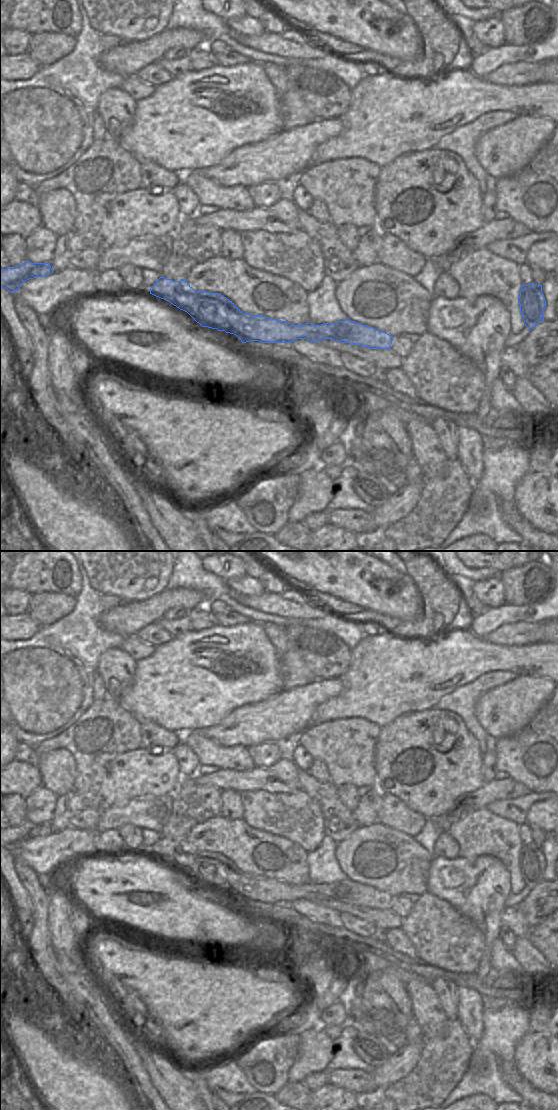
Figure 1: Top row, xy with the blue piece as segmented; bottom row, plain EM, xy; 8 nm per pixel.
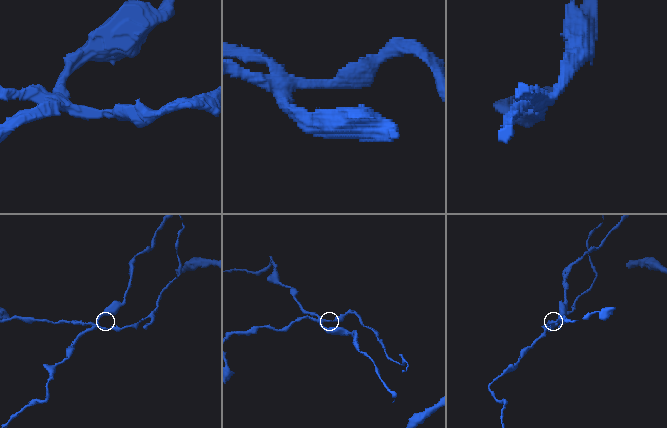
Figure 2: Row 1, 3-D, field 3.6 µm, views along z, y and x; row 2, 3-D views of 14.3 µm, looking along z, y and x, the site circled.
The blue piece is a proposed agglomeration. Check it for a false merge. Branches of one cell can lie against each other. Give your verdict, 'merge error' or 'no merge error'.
merge error

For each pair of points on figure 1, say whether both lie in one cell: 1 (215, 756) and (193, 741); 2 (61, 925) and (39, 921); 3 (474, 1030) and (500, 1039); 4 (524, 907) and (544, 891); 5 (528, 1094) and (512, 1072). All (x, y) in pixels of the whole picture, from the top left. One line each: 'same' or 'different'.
1: same
2: different
3: different
4: same
5: same

